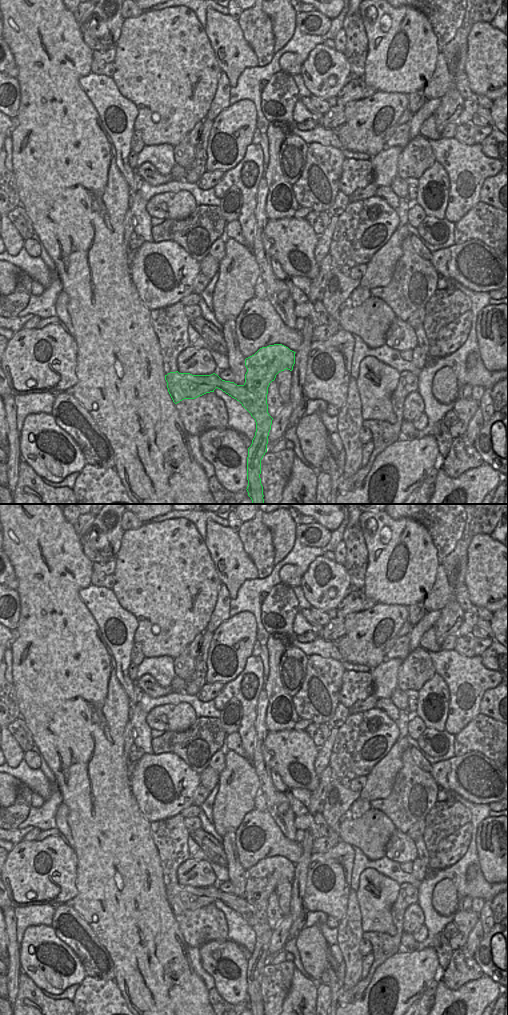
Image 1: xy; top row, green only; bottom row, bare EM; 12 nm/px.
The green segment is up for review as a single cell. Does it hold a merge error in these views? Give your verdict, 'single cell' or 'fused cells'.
fused cells

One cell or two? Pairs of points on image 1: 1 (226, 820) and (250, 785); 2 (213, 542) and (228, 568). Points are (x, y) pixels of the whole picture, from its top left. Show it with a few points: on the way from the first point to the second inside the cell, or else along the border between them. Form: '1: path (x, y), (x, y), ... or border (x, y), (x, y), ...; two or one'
1: path (228, 811), (230, 805), (241, 794); one
2: path (219, 548), (228, 557), (228, 562); one

